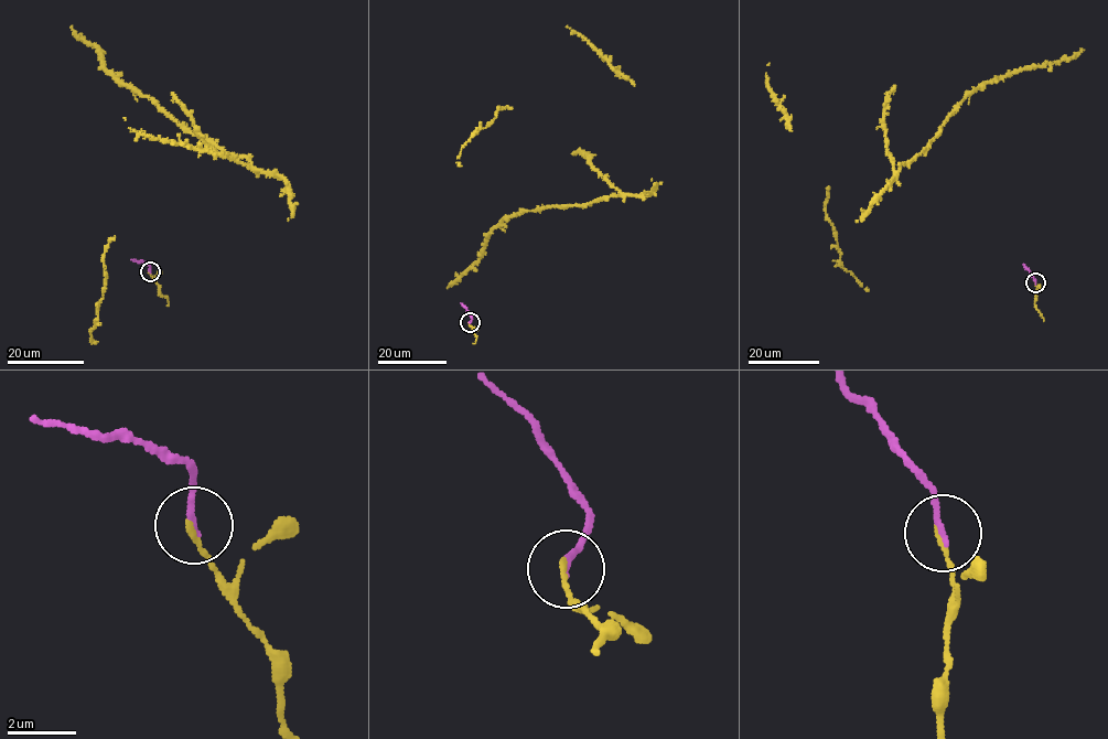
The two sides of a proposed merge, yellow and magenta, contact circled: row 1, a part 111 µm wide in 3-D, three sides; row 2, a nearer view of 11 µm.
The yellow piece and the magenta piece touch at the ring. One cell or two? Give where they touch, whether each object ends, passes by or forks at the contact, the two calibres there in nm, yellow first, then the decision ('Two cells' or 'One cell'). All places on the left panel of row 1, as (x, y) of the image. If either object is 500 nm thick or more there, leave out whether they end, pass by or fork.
Place: (150, 271). At the ring yellow ends. At the ring magenta ends. Thickness 140 nm (yellow) against 150 nm. One cell

